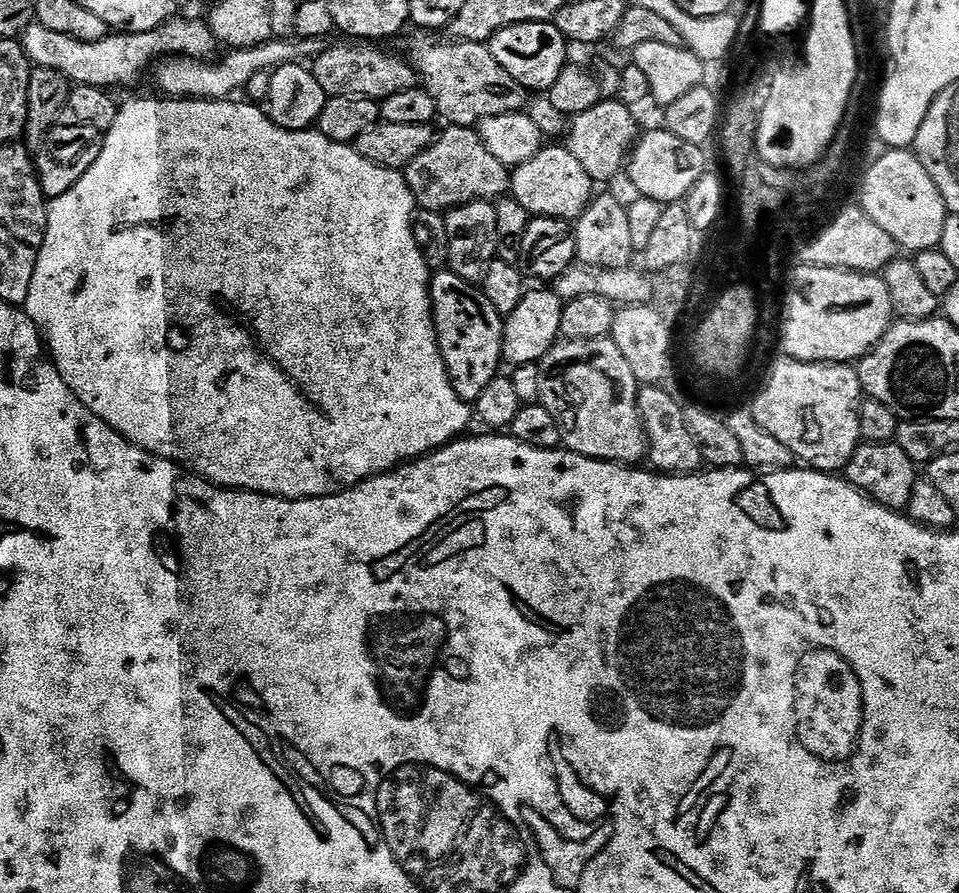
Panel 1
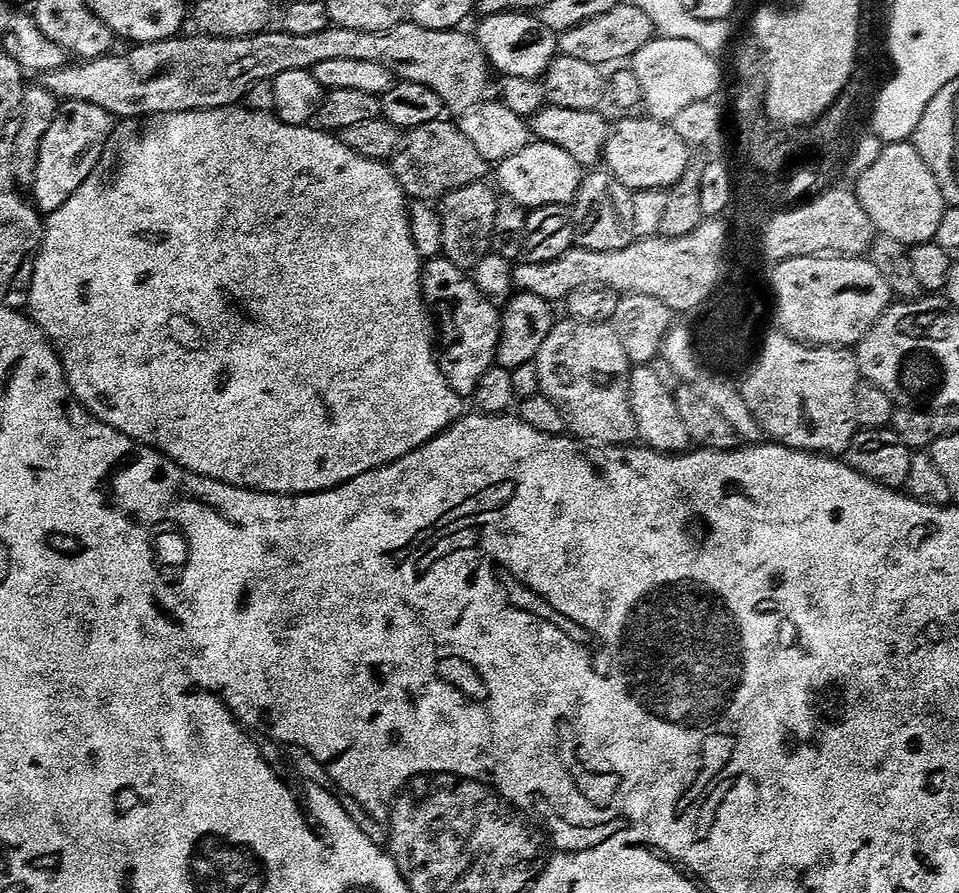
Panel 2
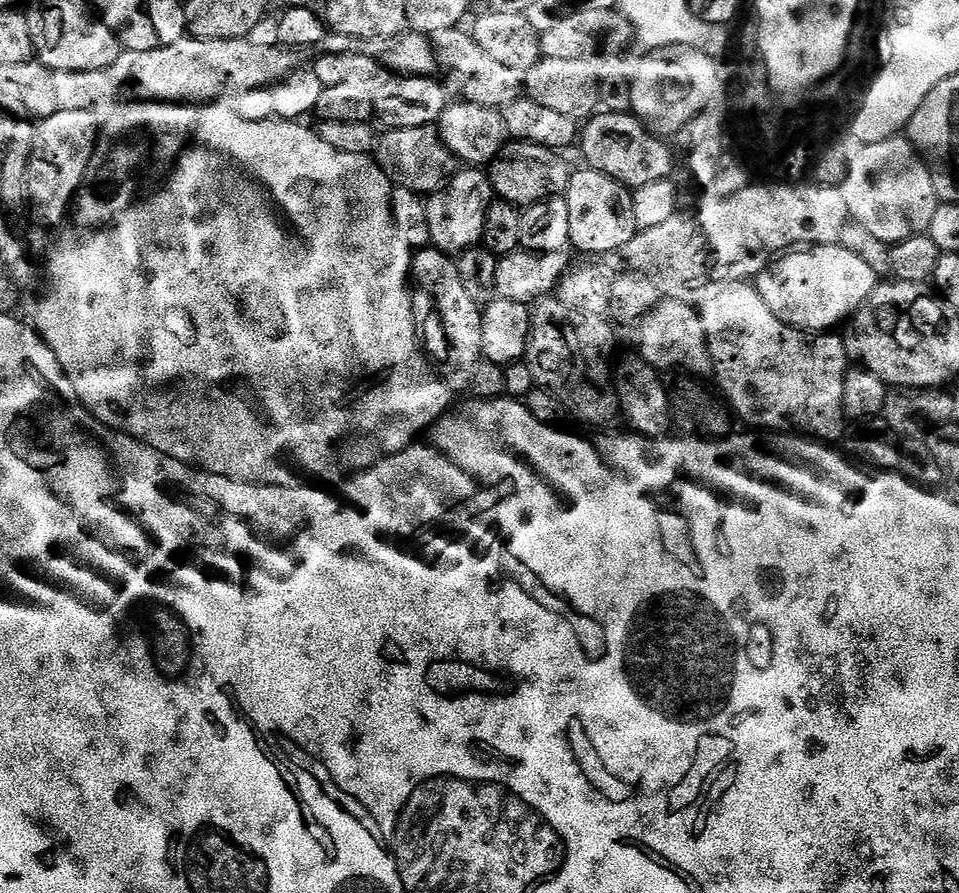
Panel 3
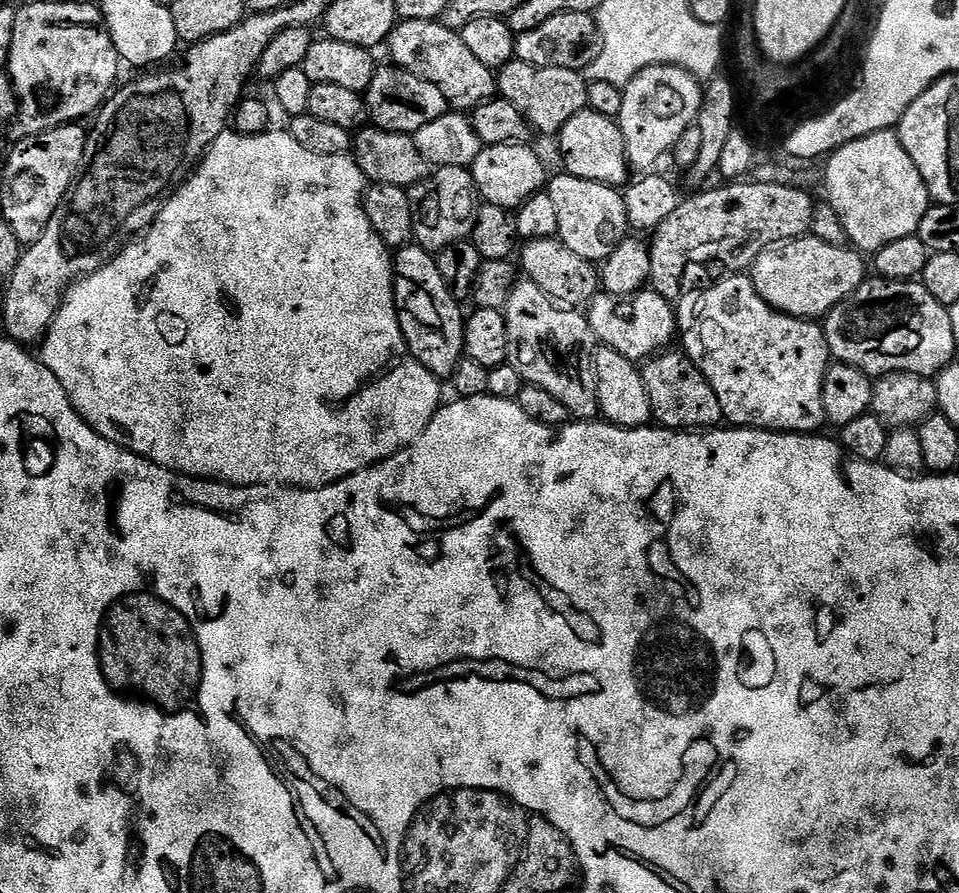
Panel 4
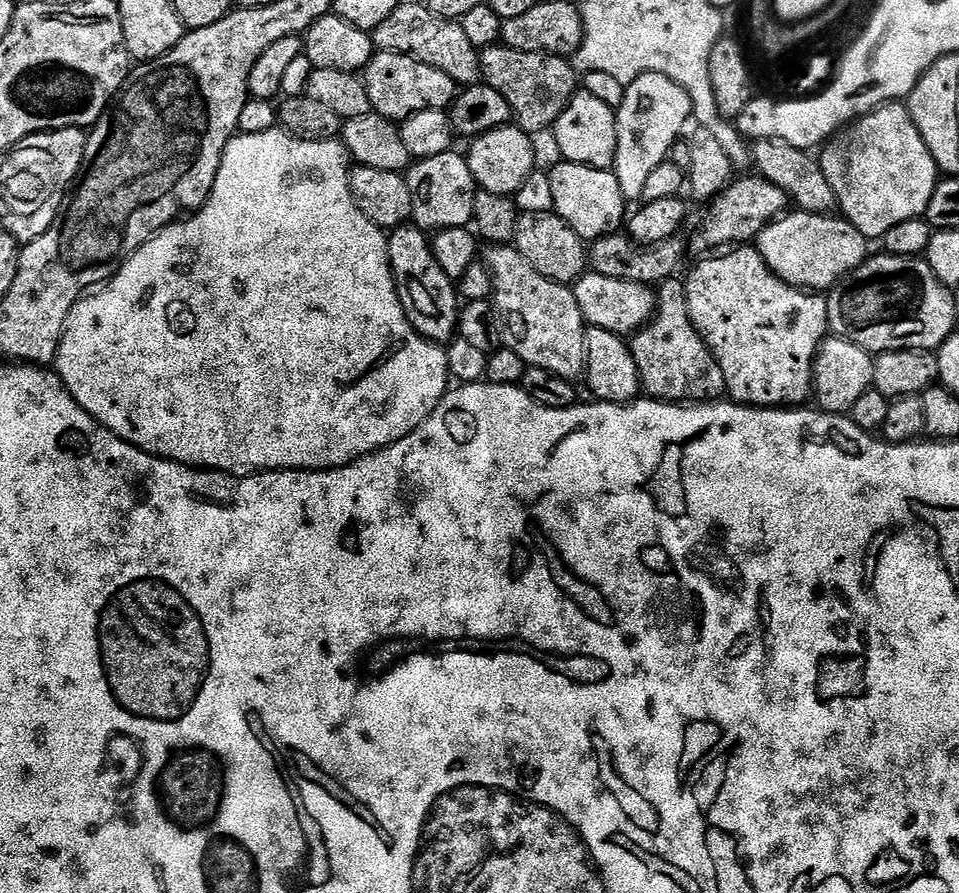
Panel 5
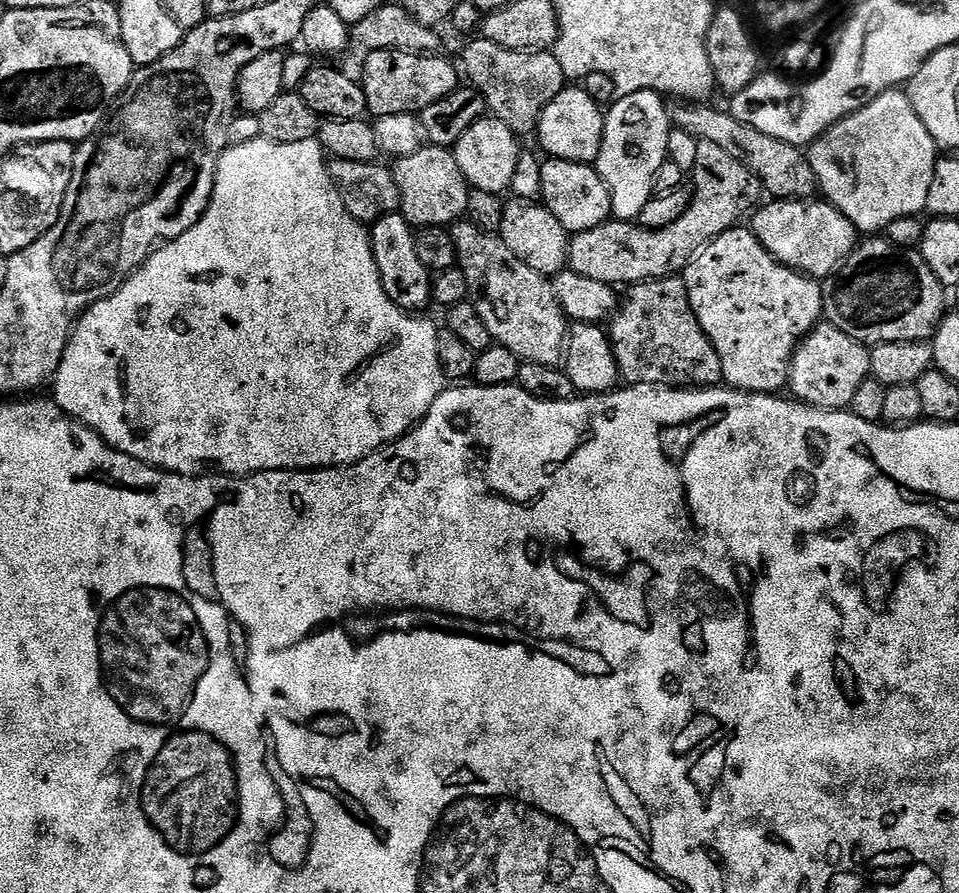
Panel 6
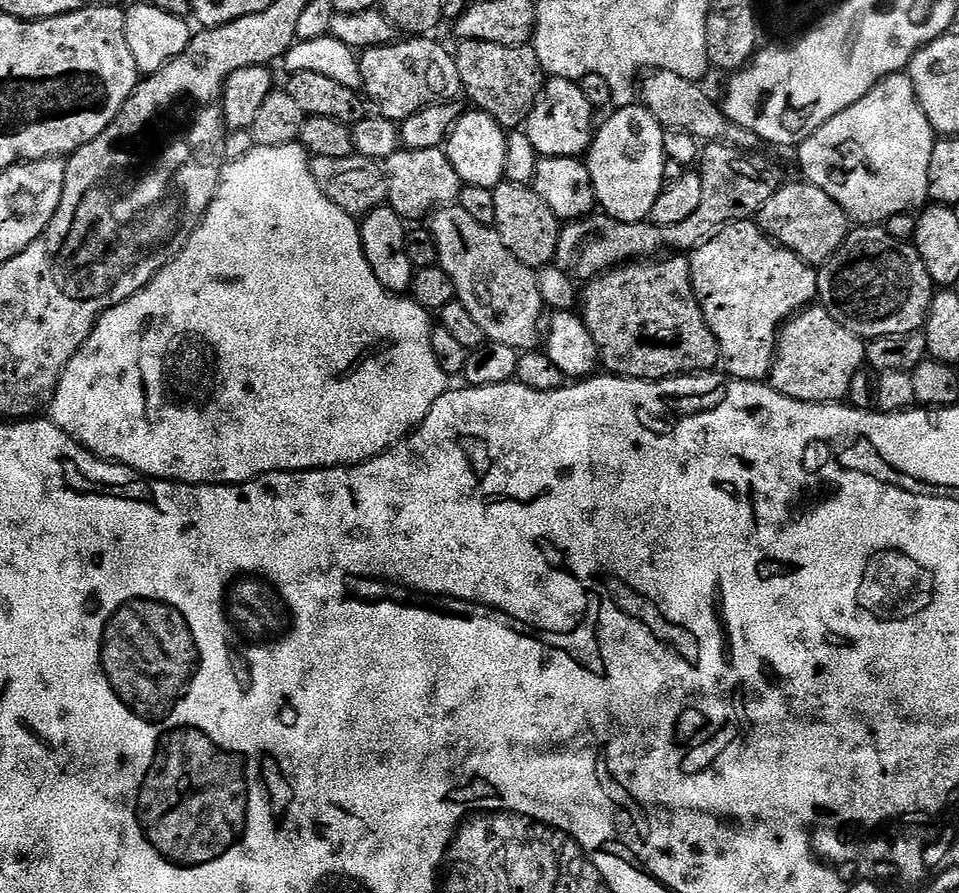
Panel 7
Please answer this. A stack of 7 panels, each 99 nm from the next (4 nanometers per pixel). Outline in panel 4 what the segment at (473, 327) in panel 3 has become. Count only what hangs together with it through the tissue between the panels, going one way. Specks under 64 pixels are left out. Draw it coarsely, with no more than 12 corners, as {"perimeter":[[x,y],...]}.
{"perimeter":[[423,243],[395,253],[401,281],[424,291],[440,319],[420,336],[429,361],[459,361],[466,312]]}

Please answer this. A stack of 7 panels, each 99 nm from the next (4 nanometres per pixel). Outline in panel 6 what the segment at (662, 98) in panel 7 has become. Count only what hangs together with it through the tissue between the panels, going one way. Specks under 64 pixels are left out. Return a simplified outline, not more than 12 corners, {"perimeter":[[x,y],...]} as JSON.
{"perimeter":[[680,102],[671,123],[714,142],[769,197],[807,201],[819,184],[805,151],[731,111]]}

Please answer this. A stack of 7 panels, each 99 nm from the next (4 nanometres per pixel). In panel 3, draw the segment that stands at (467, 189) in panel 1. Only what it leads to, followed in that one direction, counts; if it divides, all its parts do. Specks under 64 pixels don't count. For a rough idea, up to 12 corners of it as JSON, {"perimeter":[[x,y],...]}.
{"perimeter":[[431,124],[393,128],[374,159],[393,185],[431,194],[458,171]]}

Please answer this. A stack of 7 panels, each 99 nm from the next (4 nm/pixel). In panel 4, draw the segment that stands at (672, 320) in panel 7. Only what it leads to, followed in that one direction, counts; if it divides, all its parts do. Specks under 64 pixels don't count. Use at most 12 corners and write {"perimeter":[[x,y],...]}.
{"perimeter":[[684,352],[643,365],[654,416],[673,430],[725,423],[711,375]]}

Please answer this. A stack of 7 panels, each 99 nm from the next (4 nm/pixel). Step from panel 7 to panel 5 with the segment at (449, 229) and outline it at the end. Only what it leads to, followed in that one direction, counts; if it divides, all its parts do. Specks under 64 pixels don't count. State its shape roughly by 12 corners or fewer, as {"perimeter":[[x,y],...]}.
{"perimeter":[[515,247],[486,259],[503,347],[579,381],[588,351],[572,288]]}

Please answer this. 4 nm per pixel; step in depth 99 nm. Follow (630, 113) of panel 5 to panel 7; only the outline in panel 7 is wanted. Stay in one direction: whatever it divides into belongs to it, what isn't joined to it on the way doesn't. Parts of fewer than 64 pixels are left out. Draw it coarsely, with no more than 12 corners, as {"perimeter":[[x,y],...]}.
{"perimeter":[[639,103],[599,125],[586,163],[603,215],[644,222],[666,132]]}

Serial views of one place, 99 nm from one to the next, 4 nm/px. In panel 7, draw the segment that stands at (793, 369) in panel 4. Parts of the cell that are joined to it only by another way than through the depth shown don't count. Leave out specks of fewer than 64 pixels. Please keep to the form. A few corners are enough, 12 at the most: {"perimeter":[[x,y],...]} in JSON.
{"perimeter":[[752,220],[690,253],[733,380],[767,381],[817,269]]}

